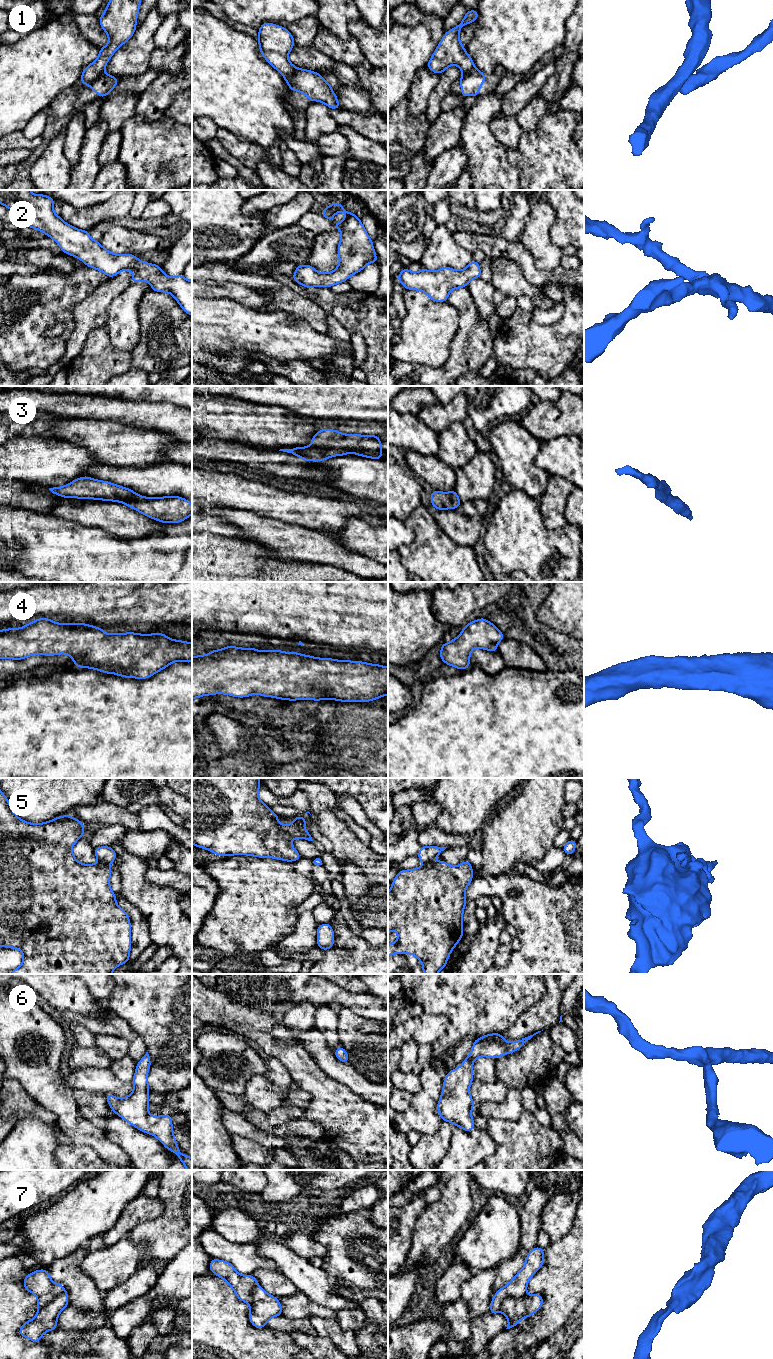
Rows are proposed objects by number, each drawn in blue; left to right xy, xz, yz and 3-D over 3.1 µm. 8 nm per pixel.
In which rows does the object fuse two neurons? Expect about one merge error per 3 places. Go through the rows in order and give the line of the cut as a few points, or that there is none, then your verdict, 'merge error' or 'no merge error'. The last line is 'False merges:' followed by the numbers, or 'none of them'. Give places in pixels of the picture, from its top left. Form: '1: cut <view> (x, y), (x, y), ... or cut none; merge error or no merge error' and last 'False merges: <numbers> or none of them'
1: cut xy (102, 72), (87, 85); merge error
2: cut none; no merge error
3: cut none; no merge error
4: cut none; no merge error
5: cut xz (293, 818), (302, 823); merge error
6: cut none; no merge error
7: cut yz (525, 1294), (507, 1297), (502, 1302), (499, 1310); merge error
False merges: 1, 5, 7

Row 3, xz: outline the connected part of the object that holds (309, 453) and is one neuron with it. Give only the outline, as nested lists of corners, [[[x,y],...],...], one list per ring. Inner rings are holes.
[[[320,429],[312,438],[312,445],[280,449],[307,461],[325,461],[334,456],[353,453],[362,457],[382,460],[382,444],[378,435],[343,434],[333,429]]]

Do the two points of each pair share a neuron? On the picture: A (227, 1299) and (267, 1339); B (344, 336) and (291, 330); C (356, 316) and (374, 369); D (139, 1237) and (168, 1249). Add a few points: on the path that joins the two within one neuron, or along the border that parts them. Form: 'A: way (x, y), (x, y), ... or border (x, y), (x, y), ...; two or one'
A: way (229, 1311), (255, 1337); one
B: border (326, 333), (344, 350); two
C: way (369, 329), (374, 334), (374, 356); one
D: way (146, 1237), (156, 1237), (161, 1242); one

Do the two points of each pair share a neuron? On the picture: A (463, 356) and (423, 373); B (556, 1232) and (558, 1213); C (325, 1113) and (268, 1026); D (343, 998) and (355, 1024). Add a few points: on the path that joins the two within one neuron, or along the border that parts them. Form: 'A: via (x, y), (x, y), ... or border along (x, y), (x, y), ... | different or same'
A: via (453, 366), (446, 373), (433, 373) | same
B: via (556, 1227), (557, 1218) | same
C: border along (254, 1029), (266, 1031), (279, 1041), (299, 1044) | different
D: border along (342, 1006), (368, 1019) | different

